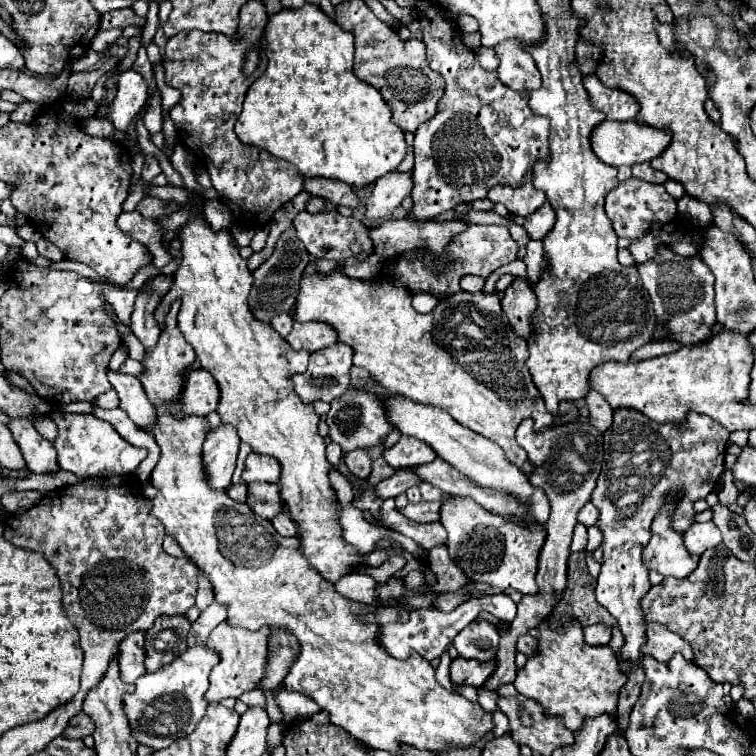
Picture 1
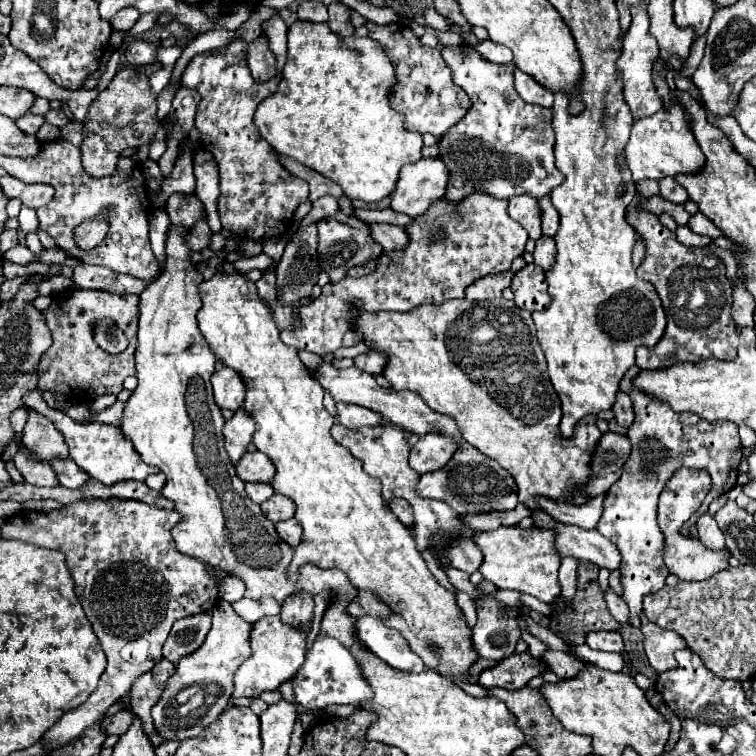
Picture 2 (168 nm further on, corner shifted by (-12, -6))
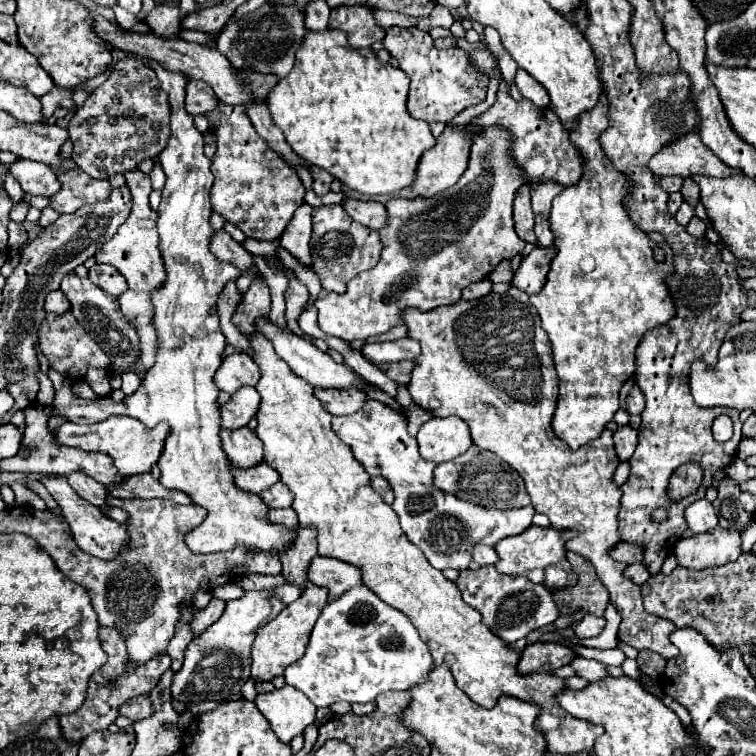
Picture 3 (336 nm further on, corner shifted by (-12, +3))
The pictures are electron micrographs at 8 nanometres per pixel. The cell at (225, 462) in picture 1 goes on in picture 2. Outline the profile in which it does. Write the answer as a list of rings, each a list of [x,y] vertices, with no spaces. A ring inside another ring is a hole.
[[[236,410],[232,420],[224,426],[224,440],[226,440],[226,452],[230,456],[230,462],[236,466],[240,458],[248,452],[248,444],[252,442],[254,434],[254,422],[244,414],[244,410]]]

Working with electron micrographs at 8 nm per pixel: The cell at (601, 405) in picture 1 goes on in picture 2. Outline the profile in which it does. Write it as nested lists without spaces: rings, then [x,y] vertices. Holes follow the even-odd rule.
[[[622,390],[616,392],[616,402],[612,406],[612,412],[614,412],[614,420],[622,426],[622,428],[628,428],[634,420],[634,412],[632,412],[632,402],[630,402],[630,396]]]

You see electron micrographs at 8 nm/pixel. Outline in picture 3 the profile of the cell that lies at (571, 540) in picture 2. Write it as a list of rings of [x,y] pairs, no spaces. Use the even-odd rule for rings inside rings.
[[[622,541],[616,545],[616,549],[612,549],[612,557],[616,557],[616,561],[622,561],[622,563],[636,563],[644,559],[644,551],[640,545]]]

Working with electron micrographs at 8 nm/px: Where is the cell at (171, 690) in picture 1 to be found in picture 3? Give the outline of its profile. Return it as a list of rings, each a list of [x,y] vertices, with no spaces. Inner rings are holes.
[[[272,589],[244,591],[242,597],[228,601],[224,615],[186,647],[184,665],[174,675],[172,697],[186,701],[188,707],[192,707],[206,699],[216,699],[218,695],[224,695],[224,691],[228,693],[230,685],[234,685],[234,693],[240,693],[242,685],[250,679],[250,649],[258,627],[276,619],[284,607],[286,603],[282,603]]]

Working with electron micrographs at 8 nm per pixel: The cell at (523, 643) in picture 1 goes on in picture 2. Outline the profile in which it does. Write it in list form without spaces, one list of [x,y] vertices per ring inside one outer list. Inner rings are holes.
[[[548,650],[544,656],[540,656],[540,660],[546,664],[546,668],[550,668],[558,678],[572,678],[582,662],[566,652],[554,652],[554,650]]]

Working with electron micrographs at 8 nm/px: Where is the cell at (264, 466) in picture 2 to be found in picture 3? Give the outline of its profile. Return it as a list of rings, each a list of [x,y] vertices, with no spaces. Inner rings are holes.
[[[248,427],[222,429],[222,449],[236,467],[252,467],[262,461],[262,441]]]

